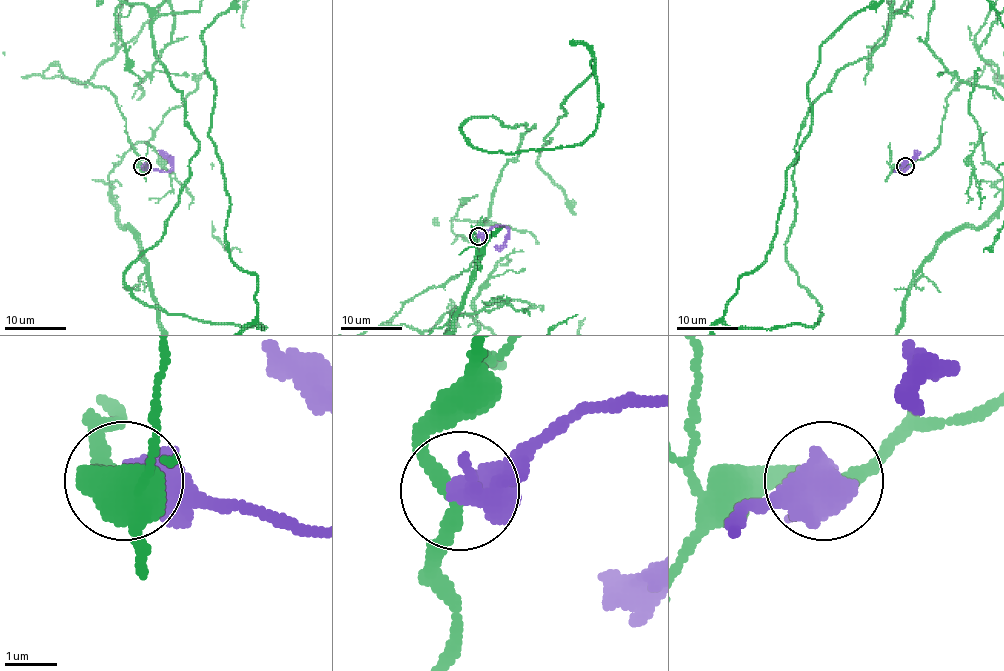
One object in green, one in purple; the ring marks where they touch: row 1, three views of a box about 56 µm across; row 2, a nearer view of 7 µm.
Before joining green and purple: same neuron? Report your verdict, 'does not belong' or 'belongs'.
does not belong

